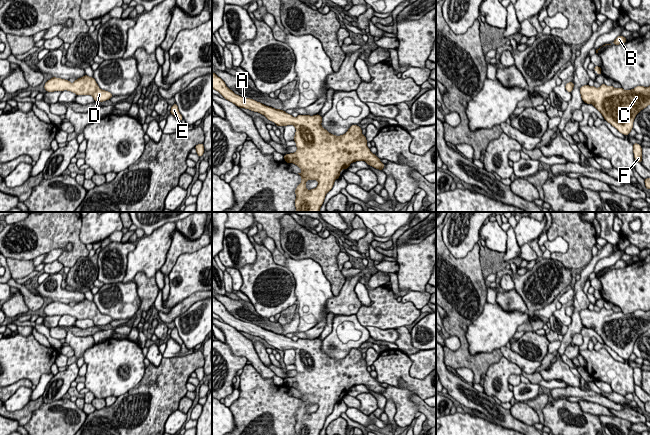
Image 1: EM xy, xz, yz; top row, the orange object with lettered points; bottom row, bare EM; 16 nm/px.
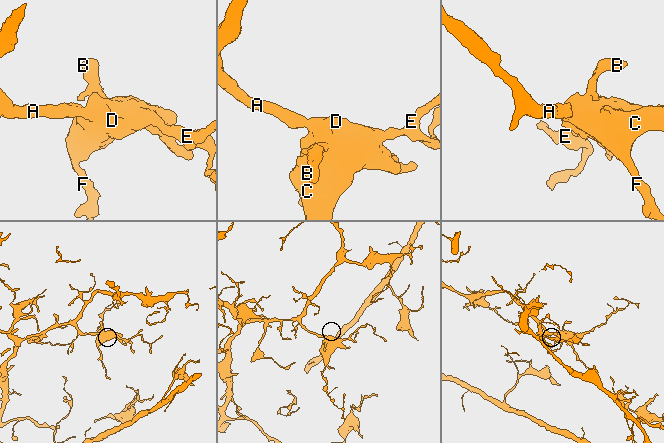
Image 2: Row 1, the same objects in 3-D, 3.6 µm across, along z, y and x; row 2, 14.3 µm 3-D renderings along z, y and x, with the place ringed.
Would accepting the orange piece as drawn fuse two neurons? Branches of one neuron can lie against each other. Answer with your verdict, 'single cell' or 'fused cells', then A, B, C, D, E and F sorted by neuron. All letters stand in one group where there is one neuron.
single cell | A B C D E F

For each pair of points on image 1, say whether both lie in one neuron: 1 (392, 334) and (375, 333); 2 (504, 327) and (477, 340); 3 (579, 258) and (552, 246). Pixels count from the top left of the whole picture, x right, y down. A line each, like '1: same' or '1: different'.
1: same
2: same
3: different

